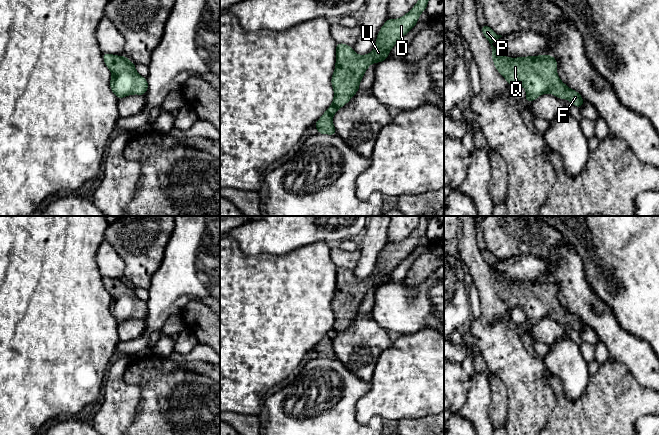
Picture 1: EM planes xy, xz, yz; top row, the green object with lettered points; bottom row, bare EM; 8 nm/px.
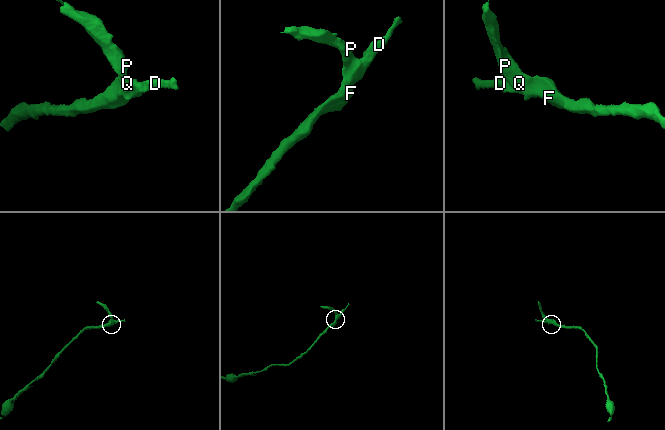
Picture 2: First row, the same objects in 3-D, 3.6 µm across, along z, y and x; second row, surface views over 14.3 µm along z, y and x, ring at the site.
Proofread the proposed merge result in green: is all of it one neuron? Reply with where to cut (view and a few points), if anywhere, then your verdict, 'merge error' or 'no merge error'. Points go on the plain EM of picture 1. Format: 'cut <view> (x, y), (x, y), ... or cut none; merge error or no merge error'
cut none; no merge error

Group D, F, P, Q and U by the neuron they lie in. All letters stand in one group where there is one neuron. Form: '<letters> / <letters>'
D F P Q U

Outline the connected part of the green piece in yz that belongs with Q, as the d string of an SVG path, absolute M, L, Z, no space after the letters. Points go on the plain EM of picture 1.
M485 247L481 250L483 259L492 271L492 283L498 296L509 310L519 307L527 316L525 325L532 326L544 317L551 317L560 323L569 324L580 332L584 324L581 319L566 310L557 300L557 284L551 279L508 282L492 267L502 261L494 257Z

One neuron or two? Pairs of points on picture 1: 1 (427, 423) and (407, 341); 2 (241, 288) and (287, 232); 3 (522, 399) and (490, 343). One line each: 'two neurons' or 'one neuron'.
1: two neurons
2: two neurons
3: one neuron

